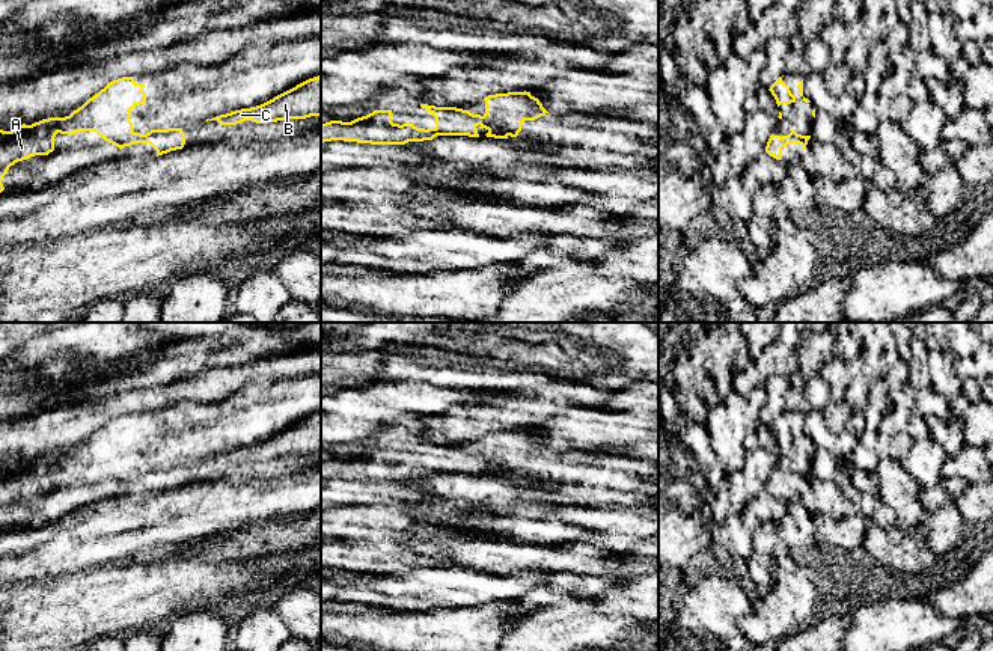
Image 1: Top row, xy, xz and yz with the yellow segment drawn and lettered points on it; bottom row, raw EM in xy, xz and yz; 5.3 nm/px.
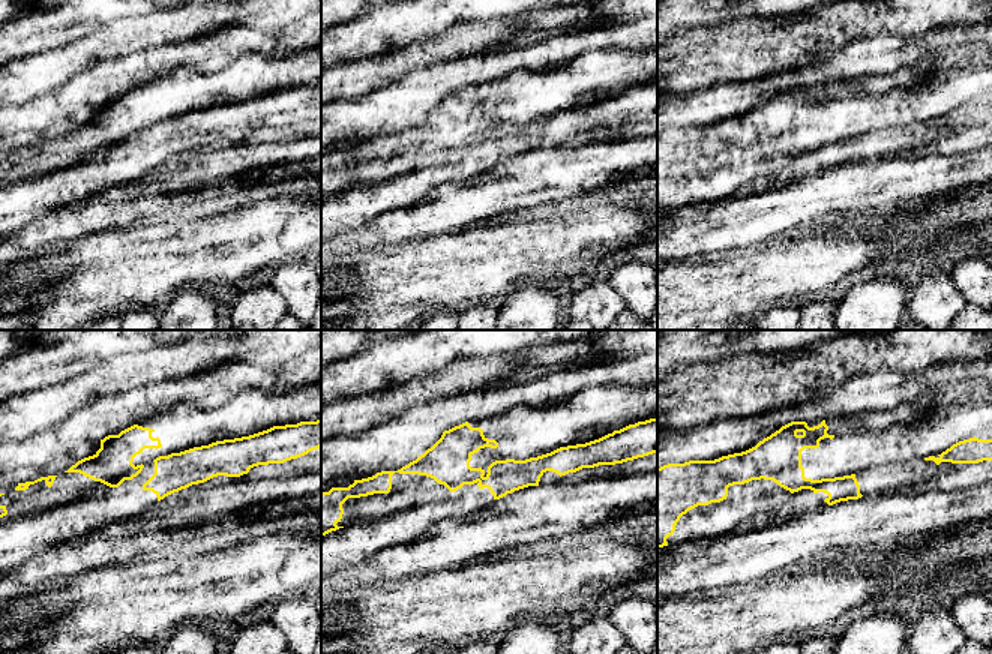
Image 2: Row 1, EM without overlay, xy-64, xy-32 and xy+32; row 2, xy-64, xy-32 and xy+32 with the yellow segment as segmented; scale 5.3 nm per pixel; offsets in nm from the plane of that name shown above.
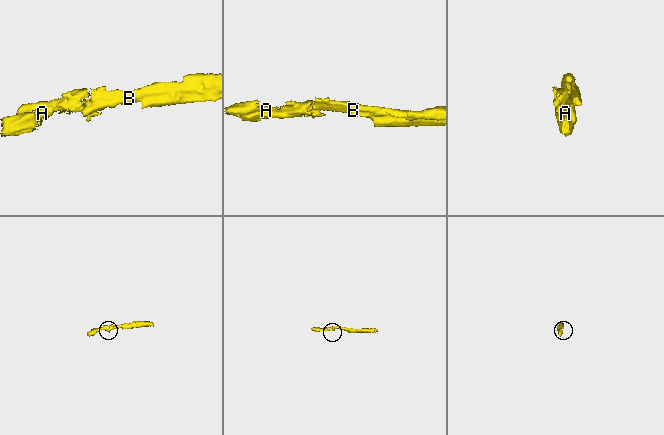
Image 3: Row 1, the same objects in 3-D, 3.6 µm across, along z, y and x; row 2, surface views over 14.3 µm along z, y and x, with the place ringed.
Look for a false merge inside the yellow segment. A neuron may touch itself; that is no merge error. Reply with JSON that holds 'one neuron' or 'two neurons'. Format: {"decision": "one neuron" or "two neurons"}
{"decision": "two neurons"}

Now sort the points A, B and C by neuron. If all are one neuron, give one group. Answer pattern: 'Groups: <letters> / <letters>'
Groups: A / B C

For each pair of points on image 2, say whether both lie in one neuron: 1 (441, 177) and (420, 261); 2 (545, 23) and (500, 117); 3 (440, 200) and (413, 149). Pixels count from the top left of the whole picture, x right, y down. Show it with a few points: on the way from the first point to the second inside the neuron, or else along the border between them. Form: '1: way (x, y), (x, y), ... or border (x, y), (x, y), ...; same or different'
1: border (422, 239), (390, 246); different
2: border (557, 69), (514, 71), (488, 80); different
3: border (453, 156), (446, 162), (417, 168), (390, 180); different

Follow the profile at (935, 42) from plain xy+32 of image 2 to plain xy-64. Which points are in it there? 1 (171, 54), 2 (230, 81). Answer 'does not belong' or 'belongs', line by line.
1: belongs
2: does not belong

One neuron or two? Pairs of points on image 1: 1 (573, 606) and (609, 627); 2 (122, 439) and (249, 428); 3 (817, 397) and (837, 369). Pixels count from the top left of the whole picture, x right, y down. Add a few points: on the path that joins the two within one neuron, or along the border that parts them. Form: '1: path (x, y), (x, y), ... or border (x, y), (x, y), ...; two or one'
1: path (582, 611), (600, 627); one
2: path (154, 440), (166, 446), (184, 436), (217, 428); one
3: border (818, 374), (829, 386), (831, 400); two

